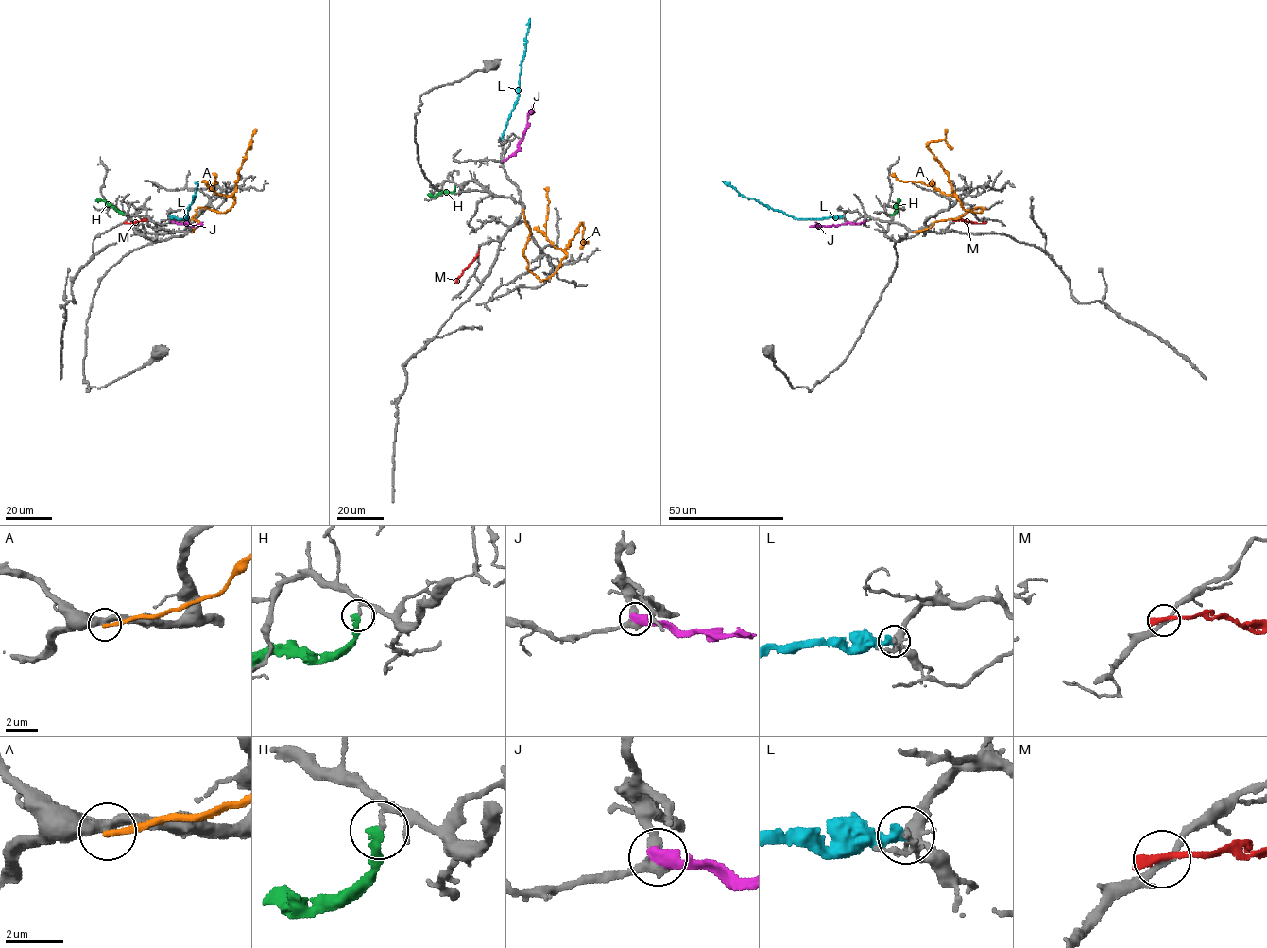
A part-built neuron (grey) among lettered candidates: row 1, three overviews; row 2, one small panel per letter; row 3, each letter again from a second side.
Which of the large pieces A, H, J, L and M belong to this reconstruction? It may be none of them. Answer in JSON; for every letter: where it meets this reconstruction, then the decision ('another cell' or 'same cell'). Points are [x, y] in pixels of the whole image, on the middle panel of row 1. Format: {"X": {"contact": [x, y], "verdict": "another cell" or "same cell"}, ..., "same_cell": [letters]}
{"A": {"contact": [523, 210], "verdict": "another cell"}, "H": {"contact": [454, 186], "verdict": "another cell"}, "J": {"contact": [504, 161], "verdict": "another cell"}, "L": {"contact": [502, 138], "verdict": "another cell"}, "M": {"contact": [478, 250], "verdict": "another cell"}, "same_cell": []}

